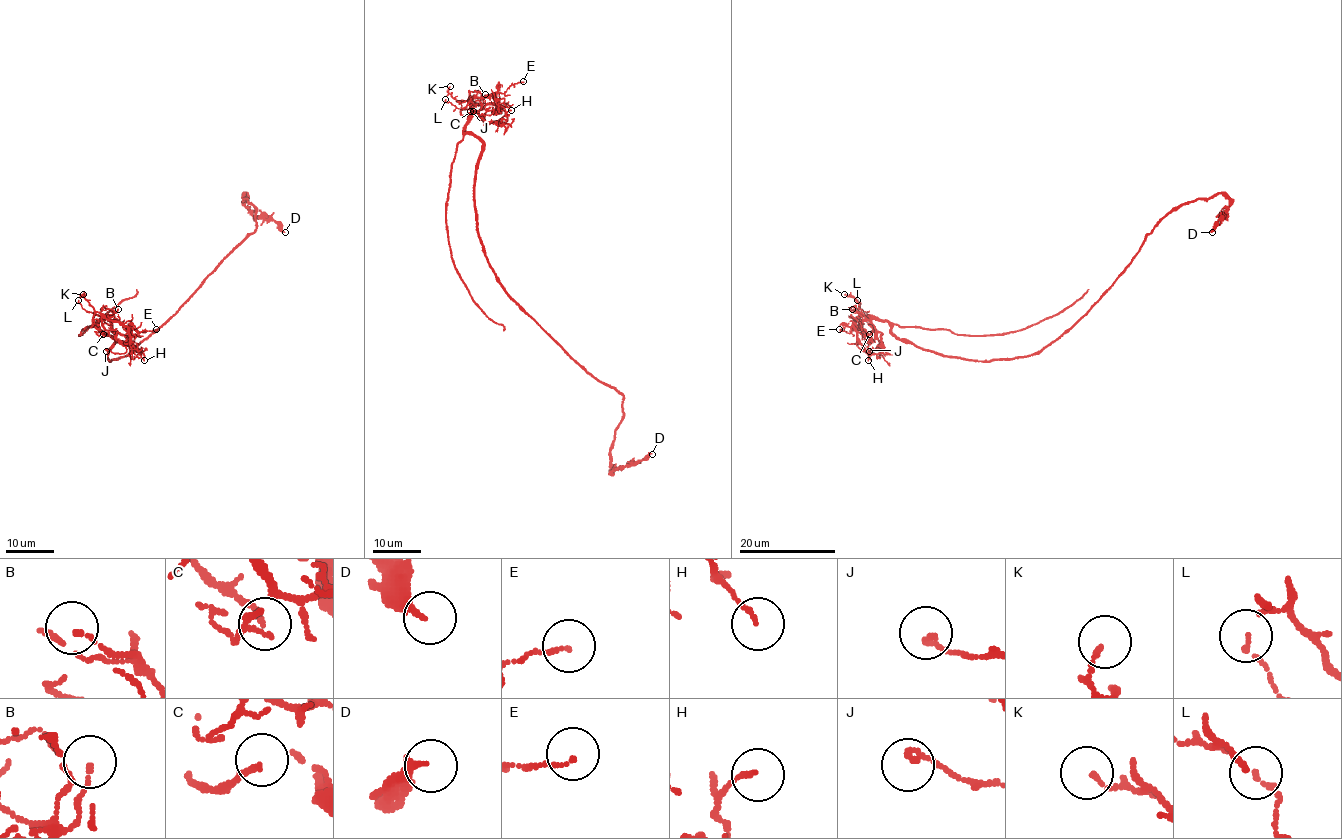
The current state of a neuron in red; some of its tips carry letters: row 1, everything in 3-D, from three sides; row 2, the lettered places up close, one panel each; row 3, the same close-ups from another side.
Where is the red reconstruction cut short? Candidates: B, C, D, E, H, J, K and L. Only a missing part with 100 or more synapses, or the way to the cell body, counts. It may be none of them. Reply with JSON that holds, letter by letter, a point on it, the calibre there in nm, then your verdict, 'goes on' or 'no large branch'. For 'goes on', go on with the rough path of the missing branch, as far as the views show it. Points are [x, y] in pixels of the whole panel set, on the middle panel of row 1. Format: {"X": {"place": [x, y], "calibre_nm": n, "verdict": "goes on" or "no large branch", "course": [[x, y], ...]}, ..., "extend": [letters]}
{"B": {"place": [485, 94], "calibre_nm": 110, "verdict": "no large branch"}, "C": {"place": [470, 111], "calibre_nm": 150, "verdict": "no large branch"}, "D": {"place": [652, 454], "calibre_nm": 240, "verdict": "no large branch"}, "E": {"place": [523, 81], "calibre_nm": 100, "verdict": "no large branch"}, "H": {"place": [511, 110], "calibre_nm": 100, "verdict": "no large branch"}, "J": {"place": [473, 111], "calibre_nm": 130, "verdict": "no large branch"}, "K": {"place": [450, 86], "calibre_nm": 110, "verdict": "no large branch"}, "L": {"place": [445, 99], "calibre_nm": 90, "verdict": "no large branch"}, "extend": []}

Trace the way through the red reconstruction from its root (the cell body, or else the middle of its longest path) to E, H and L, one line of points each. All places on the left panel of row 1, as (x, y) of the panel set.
E: (120, 358), (107, 358), (115, 341), (98, 321), (116, 319), (127, 333), (131, 328), (138, 333), (156, 329)
H: (120, 358), (107, 358), (115, 341), (98, 327), (98, 321), (107, 319), (144, 360)
L: (120, 358), (107, 358), (115, 341), (98, 327), (98, 321), (103, 317), (85, 311), (78, 300)

